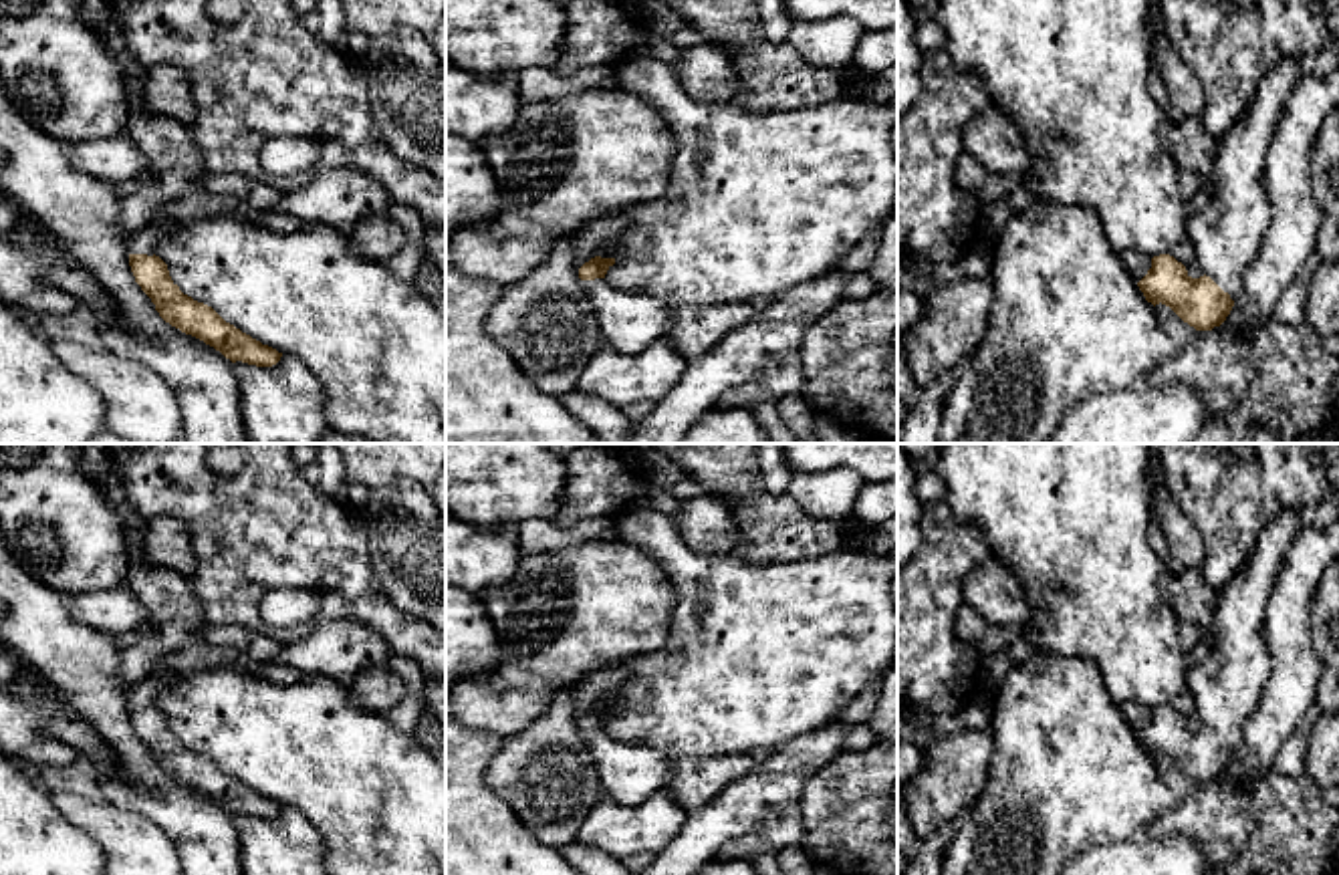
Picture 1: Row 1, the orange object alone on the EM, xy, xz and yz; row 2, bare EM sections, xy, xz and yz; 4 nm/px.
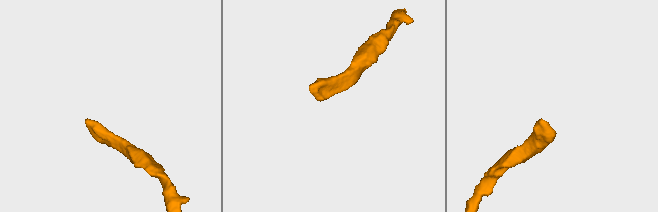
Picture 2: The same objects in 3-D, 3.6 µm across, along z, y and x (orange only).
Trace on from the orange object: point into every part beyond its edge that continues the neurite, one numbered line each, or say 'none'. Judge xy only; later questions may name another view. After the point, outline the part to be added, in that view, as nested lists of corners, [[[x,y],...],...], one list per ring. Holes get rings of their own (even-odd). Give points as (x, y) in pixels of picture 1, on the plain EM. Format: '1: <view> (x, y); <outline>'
1: xy (146, 692); [[[147,675],[139,683],[135,683],[127,692],[127,704],[129,706],[147,706],[153,708],[157,702],[157,696],[165,690],[167,677],[163,675]]]

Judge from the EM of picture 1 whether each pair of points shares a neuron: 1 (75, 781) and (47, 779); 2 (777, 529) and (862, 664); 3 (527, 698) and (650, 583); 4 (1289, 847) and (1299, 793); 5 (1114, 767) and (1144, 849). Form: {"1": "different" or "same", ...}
{"1": "same", "2": "different", "3": "same", "4": "same", "5": "different"}

